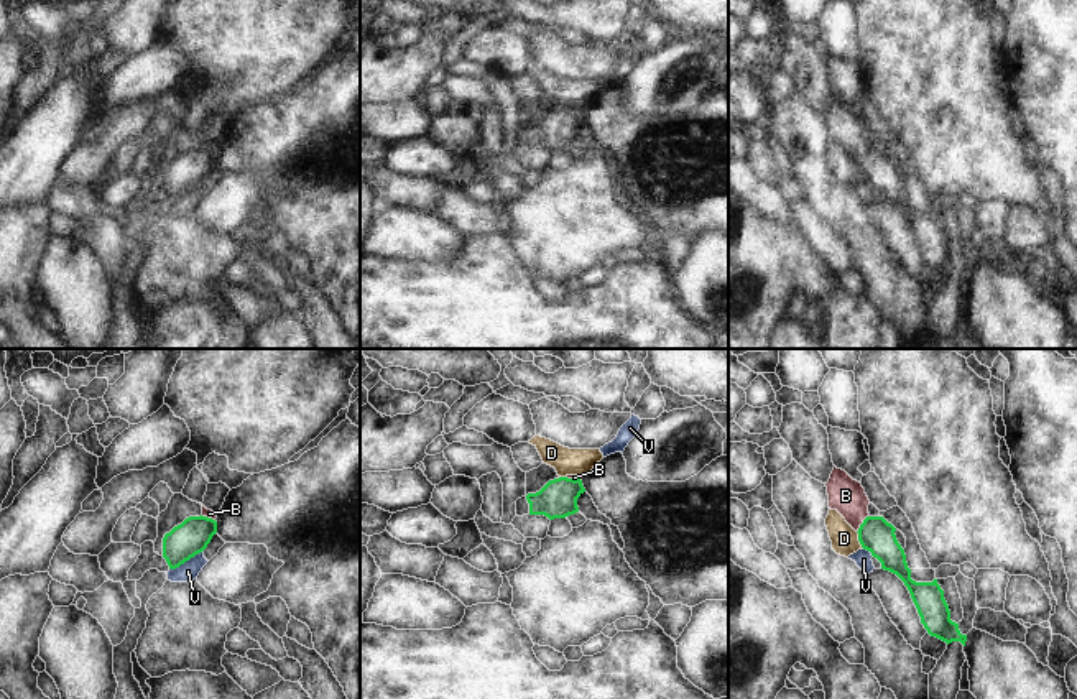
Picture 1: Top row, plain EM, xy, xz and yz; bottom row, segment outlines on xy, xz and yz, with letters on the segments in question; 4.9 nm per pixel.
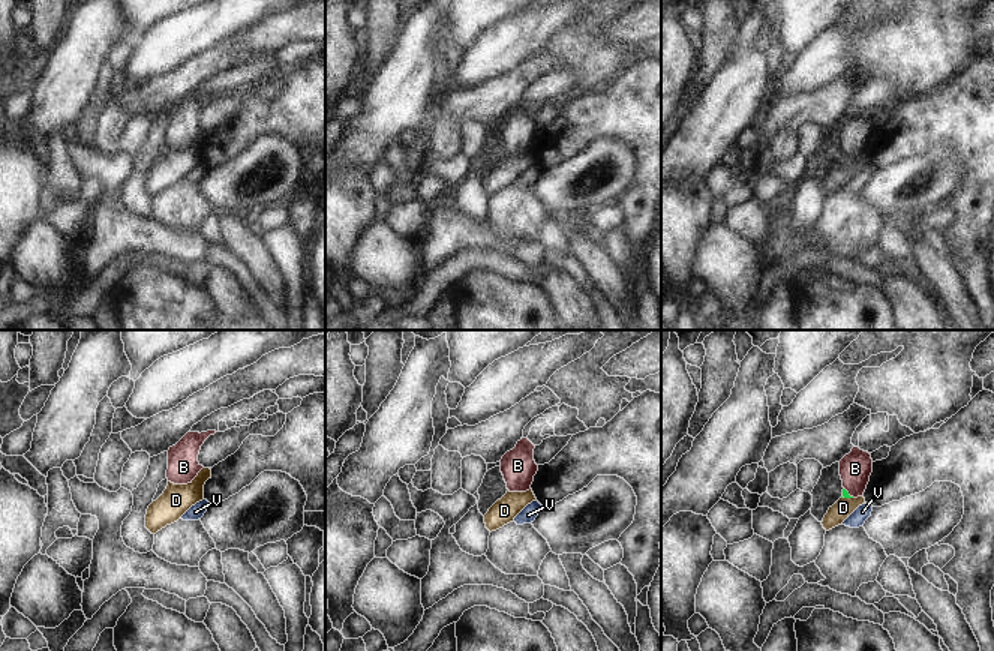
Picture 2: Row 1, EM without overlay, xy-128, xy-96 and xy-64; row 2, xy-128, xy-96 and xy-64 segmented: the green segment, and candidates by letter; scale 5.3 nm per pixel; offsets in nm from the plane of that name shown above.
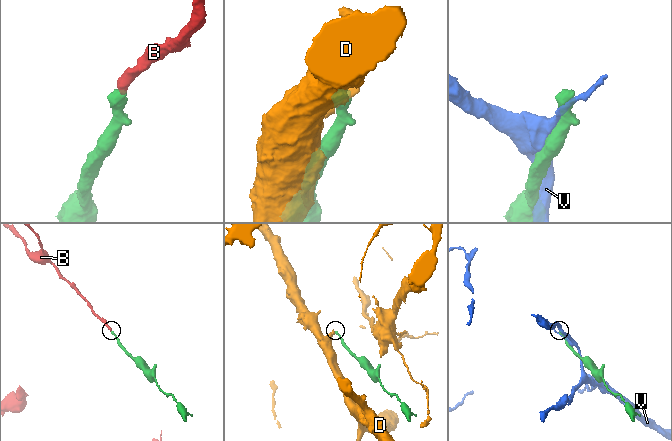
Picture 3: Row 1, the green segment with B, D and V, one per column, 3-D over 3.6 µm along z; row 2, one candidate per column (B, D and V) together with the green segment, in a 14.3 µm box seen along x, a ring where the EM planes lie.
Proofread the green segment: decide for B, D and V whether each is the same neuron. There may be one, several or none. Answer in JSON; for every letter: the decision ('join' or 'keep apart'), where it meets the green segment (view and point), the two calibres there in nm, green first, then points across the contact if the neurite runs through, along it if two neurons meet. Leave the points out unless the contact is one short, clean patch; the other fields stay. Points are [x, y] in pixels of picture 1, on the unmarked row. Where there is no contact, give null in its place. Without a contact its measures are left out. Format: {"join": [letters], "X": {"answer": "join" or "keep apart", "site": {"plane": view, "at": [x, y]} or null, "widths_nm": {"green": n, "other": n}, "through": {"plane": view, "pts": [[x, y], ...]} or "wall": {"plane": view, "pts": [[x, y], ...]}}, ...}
{"join": ["B"], "B": {"answer": "join", "site": {"plane": "yz", "at": [862, 155]}, "widths_nm": {"green": 170, "other": 170}, "through": {"plane": "yz", "pts": [[875, 166], [862, 155], [845, 127]]}}, "D": {"answer": "keep apart", "site": {"plane": "yz", "at": [859, 171]}, "widths_nm": {"green": 170, "other": 130}, "wall": {"plane": "yz", "pts": [[855, 163], [862, 178]]}}, "V": {"answer": "keep apart", "site": {"plane": "xy", "at": [186, 191]}, "widths_nm": {"green": 170, "other": 90}}}

